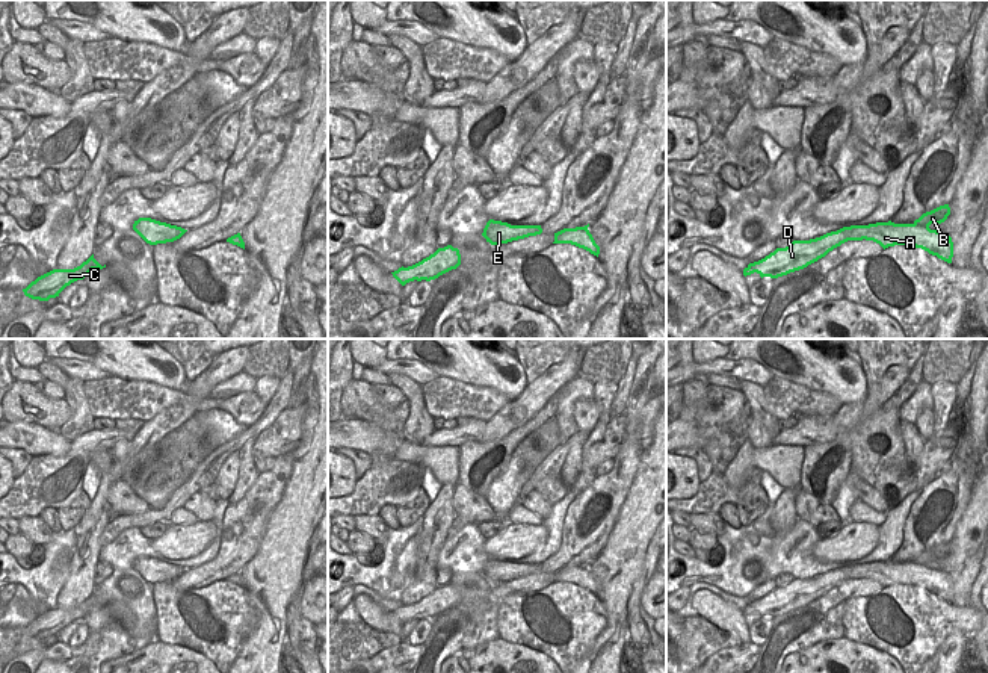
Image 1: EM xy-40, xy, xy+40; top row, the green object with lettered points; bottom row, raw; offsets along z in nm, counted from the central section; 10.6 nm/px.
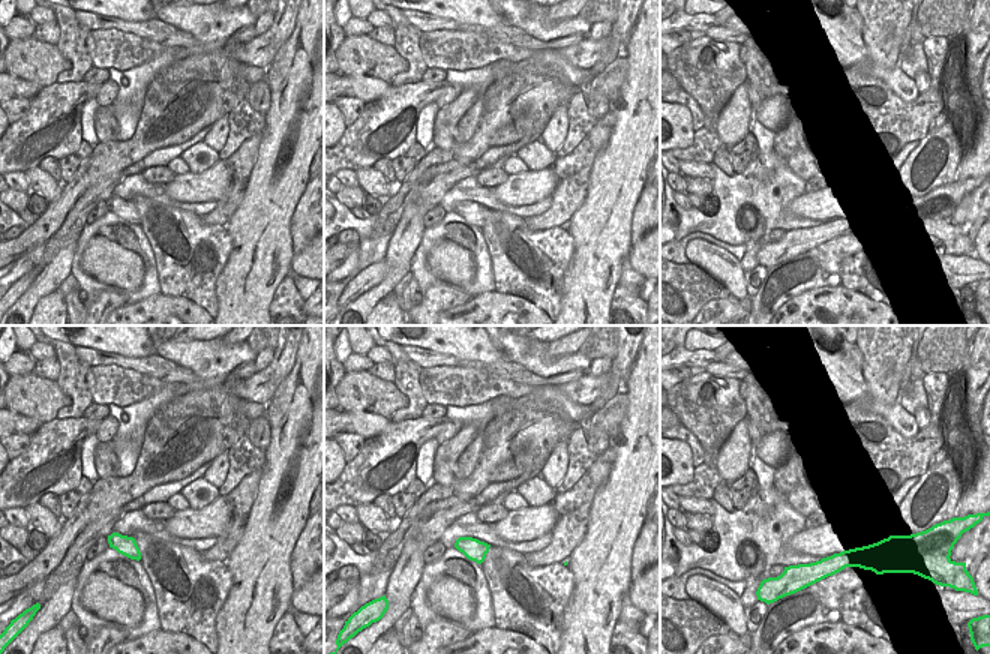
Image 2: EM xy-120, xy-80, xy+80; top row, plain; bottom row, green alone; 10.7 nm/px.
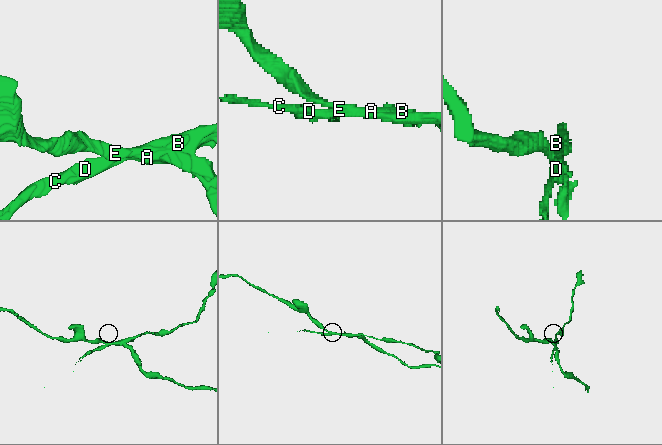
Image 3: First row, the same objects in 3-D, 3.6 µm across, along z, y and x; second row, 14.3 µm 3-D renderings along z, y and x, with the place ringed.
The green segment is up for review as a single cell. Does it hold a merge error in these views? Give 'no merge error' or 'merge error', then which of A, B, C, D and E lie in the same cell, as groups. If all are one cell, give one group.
merge error; groups A E / B C D

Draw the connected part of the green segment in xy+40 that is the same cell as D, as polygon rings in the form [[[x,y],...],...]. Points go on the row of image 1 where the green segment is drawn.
[[[831,231],[810,240],[793,240],[789,247],[777,248],[764,259],[749,263],[743,275],[757,272],[761,278],[778,278],[807,268],[848,240],[841,231]]]

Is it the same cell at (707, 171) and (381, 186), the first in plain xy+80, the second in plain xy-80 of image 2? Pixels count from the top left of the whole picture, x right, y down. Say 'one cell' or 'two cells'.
one cell

